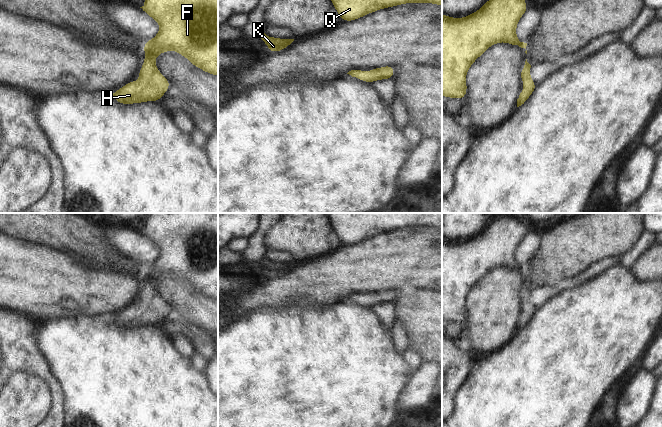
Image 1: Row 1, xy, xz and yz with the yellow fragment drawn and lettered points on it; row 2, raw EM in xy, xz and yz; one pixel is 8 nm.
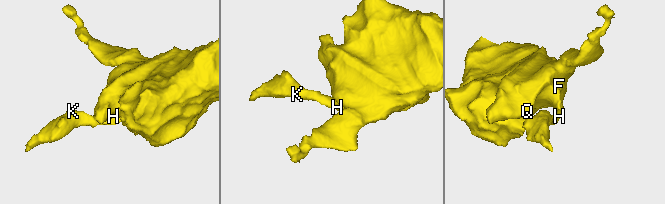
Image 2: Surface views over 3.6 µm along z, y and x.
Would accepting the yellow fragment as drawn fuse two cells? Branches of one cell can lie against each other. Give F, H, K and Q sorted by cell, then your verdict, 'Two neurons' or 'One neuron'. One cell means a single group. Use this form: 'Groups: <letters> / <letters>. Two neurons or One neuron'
Groups: F H K Q. One neuron.

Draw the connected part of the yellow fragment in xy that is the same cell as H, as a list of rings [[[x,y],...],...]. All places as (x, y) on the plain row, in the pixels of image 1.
[[[149,213],[145,217],[145,228],[140,232],[159,247],[159,257],[152,264],[143,267],[145,285],[138,299],[140,306],[131,305],[110,320],[120,328],[160,325],[171,308],[159,296],[154,285],[160,277],[170,274],[180,277],[203,295],[218,300],[218,213]]]

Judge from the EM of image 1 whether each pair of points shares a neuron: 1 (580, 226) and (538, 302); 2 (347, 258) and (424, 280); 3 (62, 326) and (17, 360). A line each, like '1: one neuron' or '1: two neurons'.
1: two neurons
2: one neuron
3: two neurons

